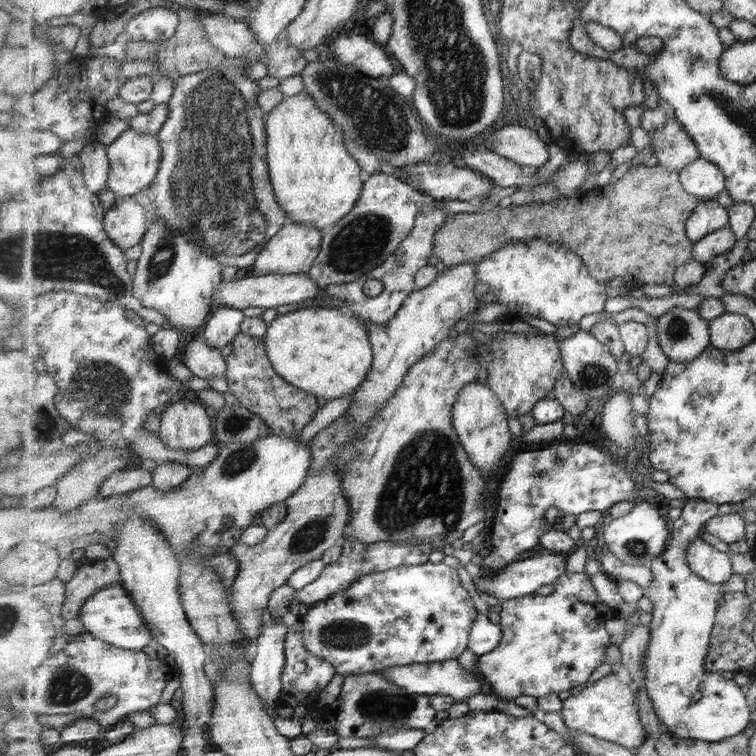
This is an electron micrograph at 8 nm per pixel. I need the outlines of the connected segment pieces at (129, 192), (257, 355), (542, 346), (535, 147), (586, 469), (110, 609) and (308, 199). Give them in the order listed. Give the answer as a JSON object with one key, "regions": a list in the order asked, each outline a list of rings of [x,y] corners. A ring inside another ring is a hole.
{"regions":[[[[129,128],[108,140],[107,152],[111,164],[108,188],[116,197],[135,196],[155,182],[161,168],[161,156],[163,156],[161,140],[157,135]]],[[[239,333],[232,342],[232,353],[226,357],[230,365],[227,382],[229,391],[245,405],[249,411],[259,415],[270,432],[283,436],[299,435],[301,430],[313,420],[319,402],[317,396],[293,386],[277,372],[269,360],[264,339]]],[[[497,332],[494,334],[495,340],[490,344],[493,351],[493,360],[489,362],[487,368],[487,384],[497,393],[501,402],[509,412],[509,428],[513,428],[513,435],[522,435],[522,425],[518,420],[519,416],[531,413],[536,407],[537,402],[543,400],[546,396],[552,397],[553,390],[556,387],[557,380],[564,376],[564,360],[557,344],[554,334],[525,334],[511,332]]],[[[522,122],[519,126],[503,126],[489,138],[485,148],[535,170],[549,162],[548,144],[541,140],[535,129],[524,126]]],[[[555,442],[549,448],[540,450],[523,451],[517,453],[511,460],[511,464],[506,466],[505,475],[500,479],[498,496],[495,496],[496,512],[493,520],[490,520],[490,535],[492,550],[483,558],[482,566],[485,574],[499,574],[505,570],[509,564],[517,562],[517,556],[525,550],[533,550],[537,542],[541,542],[542,537],[549,530],[559,530],[569,532],[578,522],[579,516],[585,512],[604,511],[607,512],[619,502],[634,502],[638,497],[641,488],[640,482],[631,480],[628,467],[615,464],[611,456],[601,452],[599,448],[591,444],[575,444],[575,442]],[[556,507],[563,511],[561,520],[554,526],[547,522],[545,514],[549,508]]],[[[121,583],[105,588],[89,598],[80,610],[79,620],[81,620],[85,631],[117,648],[141,651],[145,646],[155,645],[151,629],[149,629],[141,609],[137,607],[130,592]]],[[[305,90],[286,96],[273,108],[266,116],[266,128],[269,177],[289,221],[324,230],[344,219],[356,207],[365,181],[360,161],[345,145],[344,130]]]]}

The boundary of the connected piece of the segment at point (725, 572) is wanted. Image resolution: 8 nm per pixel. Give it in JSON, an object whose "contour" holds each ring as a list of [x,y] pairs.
{"contour":[[[697,538],[688,548],[689,567],[712,584],[727,582],[735,571],[729,552],[721,552],[703,538]]]}

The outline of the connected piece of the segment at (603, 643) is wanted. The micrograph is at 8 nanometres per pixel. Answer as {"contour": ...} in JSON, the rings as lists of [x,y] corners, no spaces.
{"contour":[[[585,571],[567,572],[560,576],[553,584],[553,592],[548,596],[521,596],[503,601],[500,605],[502,609],[498,623],[504,629],[504,639],[495,651],[478,657],[475,665],[477,672],[489,684],[493,695],[510,701],[518,696],[536,696],[540,699],[565,690],[581,689],[604,671],[605,654],[612,644],[607,622],[619,618],[619,612],[599,598]]]}

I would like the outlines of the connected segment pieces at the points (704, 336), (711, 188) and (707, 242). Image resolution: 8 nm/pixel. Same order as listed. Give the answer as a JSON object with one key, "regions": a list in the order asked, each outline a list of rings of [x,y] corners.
{"regions":[[[[673,306],[658,319],[659,345],[671,361],[691,362],[712,345],[710,321],[697,309]]],[[[703,157],[680,170],[680,181],[685,190],[697,196],[700,202],[718,200],[727,187],[721,167]]],[[[729,227],[709,233],[694,243],[694,259],[705,263],[731,251],[737,242],[737,235]]]]}

